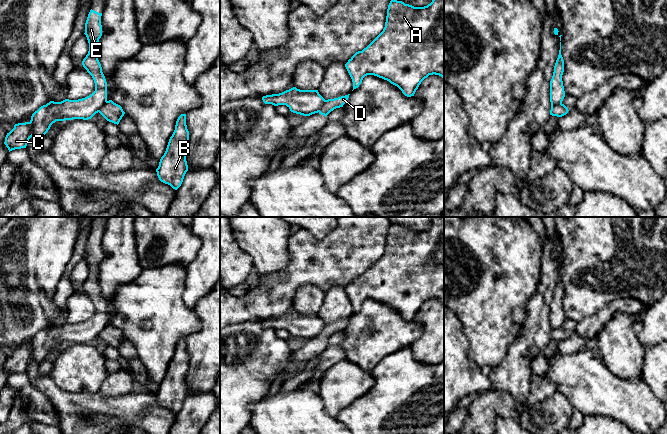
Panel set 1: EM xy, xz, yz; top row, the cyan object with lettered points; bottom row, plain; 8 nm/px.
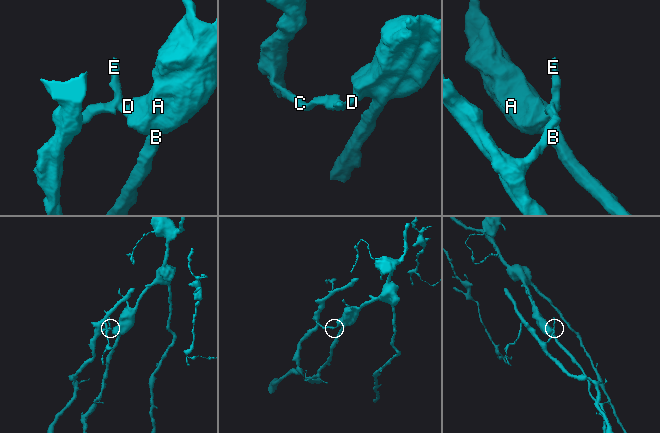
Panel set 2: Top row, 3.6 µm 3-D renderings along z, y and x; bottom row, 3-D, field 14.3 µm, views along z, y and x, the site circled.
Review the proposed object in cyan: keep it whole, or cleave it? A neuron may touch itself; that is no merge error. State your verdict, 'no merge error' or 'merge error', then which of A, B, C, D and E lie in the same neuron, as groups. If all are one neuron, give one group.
merge error | A B D / C E

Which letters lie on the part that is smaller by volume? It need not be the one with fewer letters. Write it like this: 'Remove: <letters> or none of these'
Remove: C, E

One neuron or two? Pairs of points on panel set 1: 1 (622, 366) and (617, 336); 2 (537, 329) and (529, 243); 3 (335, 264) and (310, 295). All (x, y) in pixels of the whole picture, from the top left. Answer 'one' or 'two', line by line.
1: one
2: two
3: two

